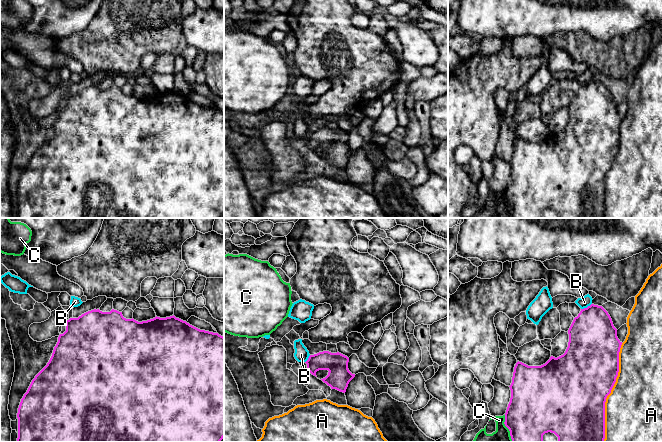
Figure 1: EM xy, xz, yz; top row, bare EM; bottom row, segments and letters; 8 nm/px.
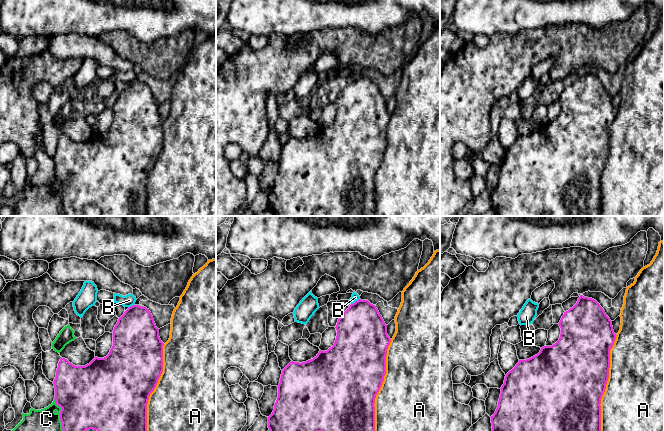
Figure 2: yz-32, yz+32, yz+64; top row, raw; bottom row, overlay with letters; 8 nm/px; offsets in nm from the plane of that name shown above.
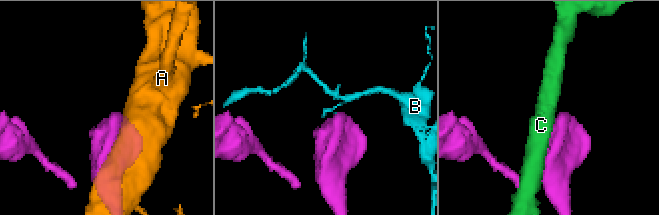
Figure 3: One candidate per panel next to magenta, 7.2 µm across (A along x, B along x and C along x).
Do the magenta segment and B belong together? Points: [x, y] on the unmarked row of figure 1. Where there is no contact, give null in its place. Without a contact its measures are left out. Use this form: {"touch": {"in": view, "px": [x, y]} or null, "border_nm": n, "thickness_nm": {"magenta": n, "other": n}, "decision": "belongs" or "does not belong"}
{"touch": {"in": "yz", "px": [587, 83]}, "border_nm": 100, "thickness_nm": {"magenta": 380, "other": 90}, "decision": "does not belong"}

